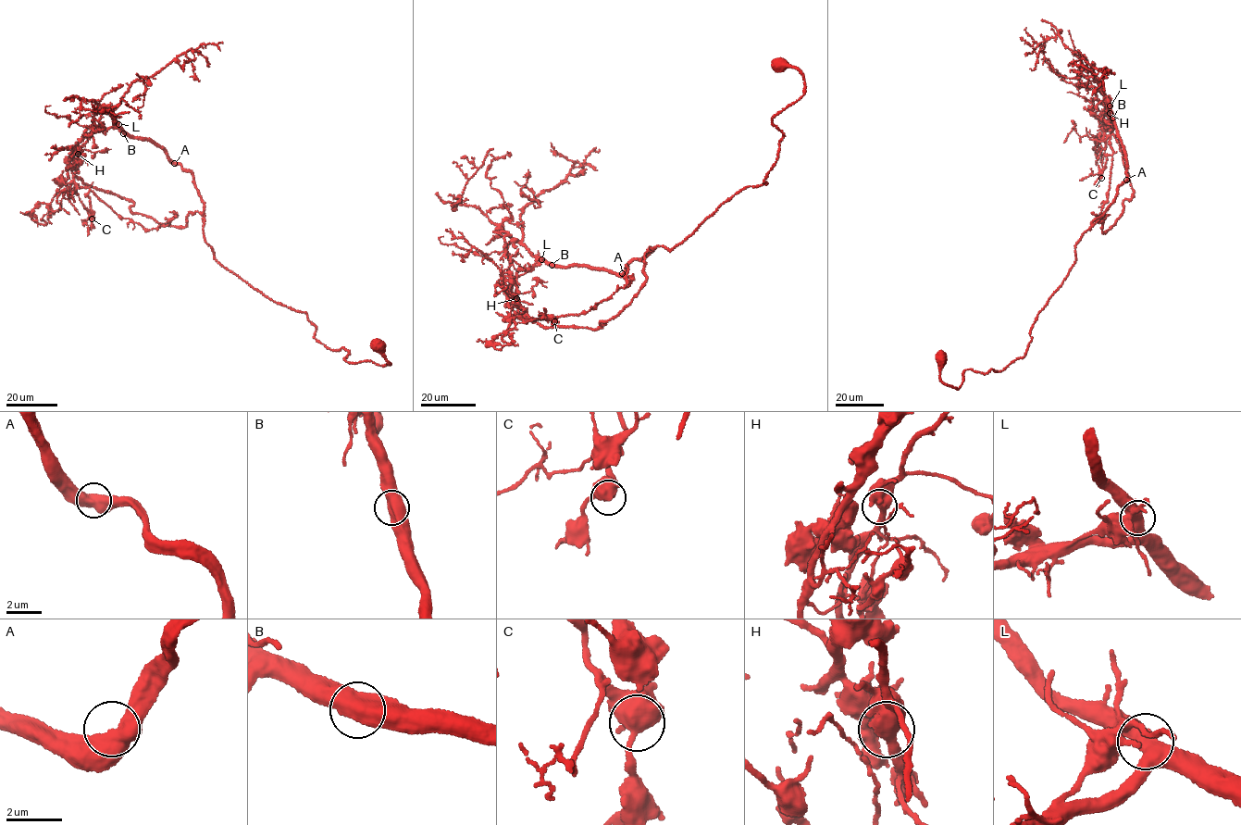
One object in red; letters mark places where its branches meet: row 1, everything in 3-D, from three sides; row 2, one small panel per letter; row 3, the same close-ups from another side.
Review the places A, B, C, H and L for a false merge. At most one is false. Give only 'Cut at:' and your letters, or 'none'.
Cut at: none

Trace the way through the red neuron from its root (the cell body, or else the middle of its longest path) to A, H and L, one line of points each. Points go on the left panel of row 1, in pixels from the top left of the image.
A: (377, 348), (390, 364), (346, 361), (348, 350), (316, 339), (305, 313), (219, 263), (193, 177), (174, 163)
H: (377, 348), (390, 364), (346, 361), (305, 313), (219, 263), (193, 177), (159, 146), (112, 128), (78, 154)
L: (377, 348), (390, 364), (346, 361), (348, 350), (316, 339), (305, 313), (221, 264), (192, 174), (118, 124)

